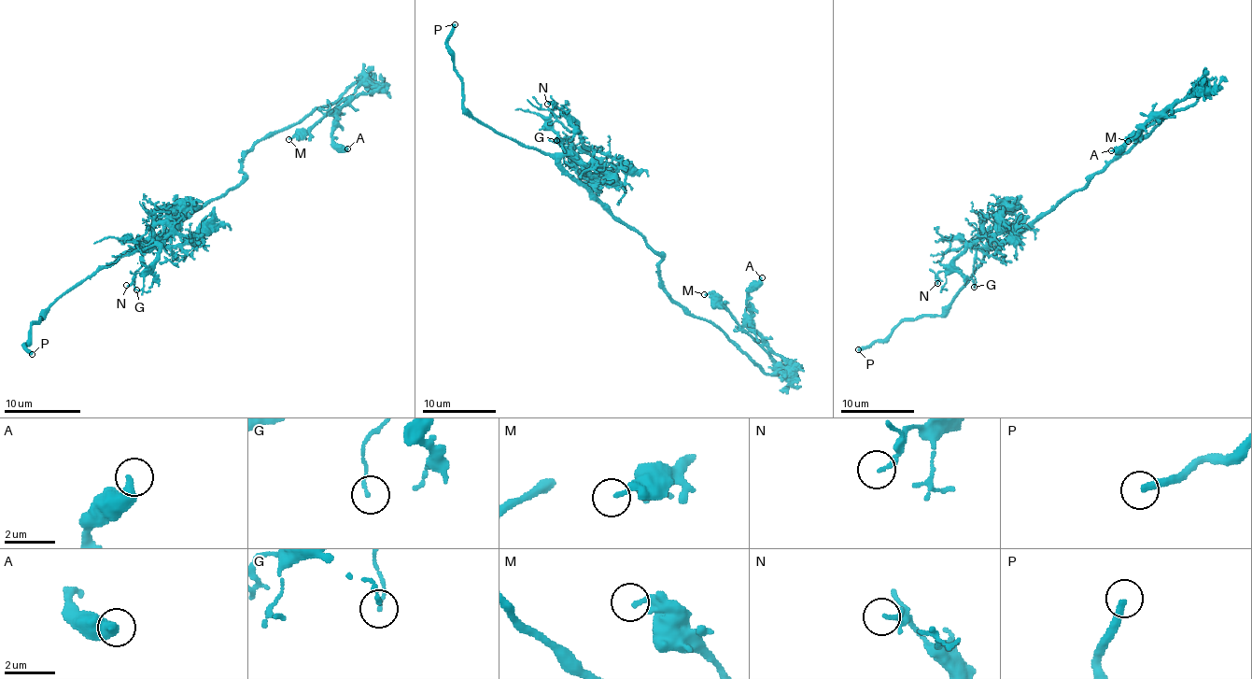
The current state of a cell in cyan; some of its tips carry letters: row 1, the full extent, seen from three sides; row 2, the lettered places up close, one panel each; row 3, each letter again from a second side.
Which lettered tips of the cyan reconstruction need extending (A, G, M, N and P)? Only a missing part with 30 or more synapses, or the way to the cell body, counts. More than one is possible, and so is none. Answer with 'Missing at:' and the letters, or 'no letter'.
Missing at: P

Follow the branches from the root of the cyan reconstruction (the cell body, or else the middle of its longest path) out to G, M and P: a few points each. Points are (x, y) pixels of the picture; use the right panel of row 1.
G: (1072, 192), (1032, 222), (1019, 222), (1002, 241), (991, 241), (977, 248), (972, 272), (974, 287)
M: (1072, 192), (1079, 190), (1115, 160), (1126, 154), (1174, 111), (1187, 109), (1207, 87), (1198, 85), (1128, 141)
P: (1072, 192), (1020, 233), (991, 248), (941, 315), (906, 318), (885, 339), (872, 341), (858, 349)

